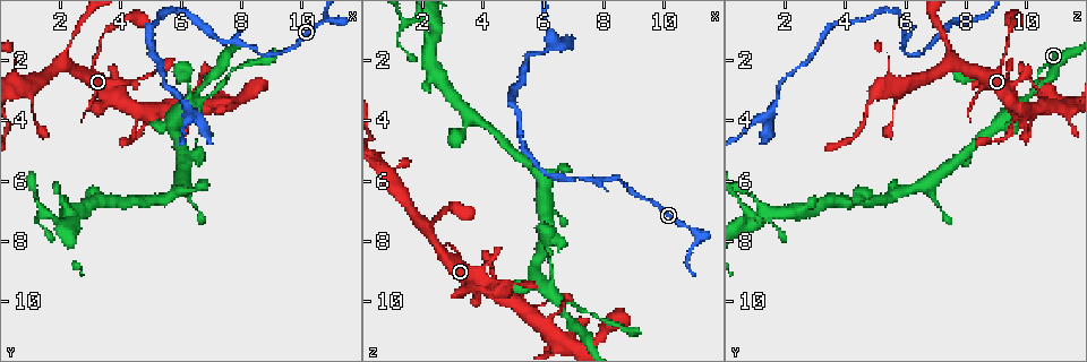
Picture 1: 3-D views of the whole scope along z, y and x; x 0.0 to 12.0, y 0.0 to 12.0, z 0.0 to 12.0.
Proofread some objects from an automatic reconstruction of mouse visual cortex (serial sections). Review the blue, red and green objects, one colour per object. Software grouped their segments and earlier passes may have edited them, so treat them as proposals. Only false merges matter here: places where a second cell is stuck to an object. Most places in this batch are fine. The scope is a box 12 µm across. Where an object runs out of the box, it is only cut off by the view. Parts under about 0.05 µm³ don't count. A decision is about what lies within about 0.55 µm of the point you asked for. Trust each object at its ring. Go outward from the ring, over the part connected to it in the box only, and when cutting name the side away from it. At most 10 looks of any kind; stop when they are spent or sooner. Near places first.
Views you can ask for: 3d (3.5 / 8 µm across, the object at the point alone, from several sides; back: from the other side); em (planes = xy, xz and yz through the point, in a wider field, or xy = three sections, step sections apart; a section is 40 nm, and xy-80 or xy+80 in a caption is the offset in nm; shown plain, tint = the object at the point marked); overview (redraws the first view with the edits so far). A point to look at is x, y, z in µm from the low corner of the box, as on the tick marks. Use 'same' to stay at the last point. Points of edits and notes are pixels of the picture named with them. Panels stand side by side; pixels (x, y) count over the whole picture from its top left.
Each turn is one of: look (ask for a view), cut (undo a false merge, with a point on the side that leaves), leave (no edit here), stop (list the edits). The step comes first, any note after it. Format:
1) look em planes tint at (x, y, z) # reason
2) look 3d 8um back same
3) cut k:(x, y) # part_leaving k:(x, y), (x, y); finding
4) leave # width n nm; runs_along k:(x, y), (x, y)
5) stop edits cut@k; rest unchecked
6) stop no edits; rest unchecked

look 3d 3.5um at (6.6, 3.3, 10.0) # two arms in line, one across

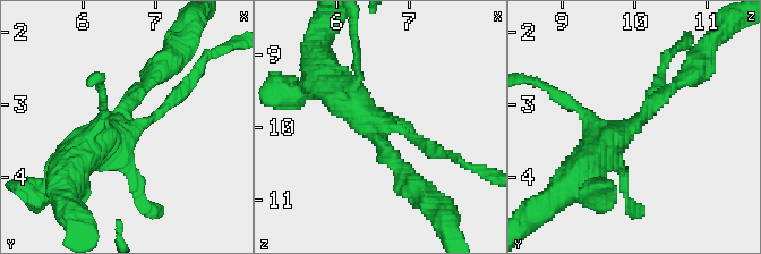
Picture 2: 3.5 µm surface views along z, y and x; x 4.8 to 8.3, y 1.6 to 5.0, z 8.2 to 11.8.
look em xy step 5 tint at (6.60, 3.30, 10.00)

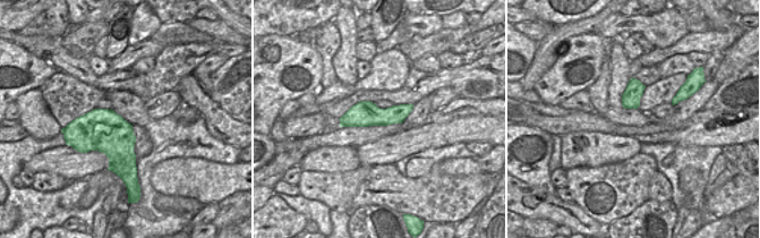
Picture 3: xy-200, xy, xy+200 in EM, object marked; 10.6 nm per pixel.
leave # runs_along 2:(186, 84), (151, 119), (102, 136), (74, 164); continuous, no second cell

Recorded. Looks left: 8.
look 3d 3.5um at (2.1, 2.2, 7.5) # a fork

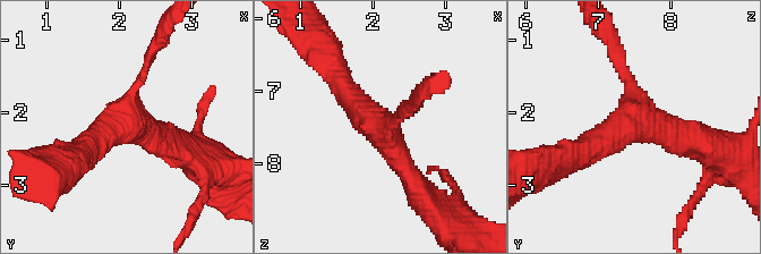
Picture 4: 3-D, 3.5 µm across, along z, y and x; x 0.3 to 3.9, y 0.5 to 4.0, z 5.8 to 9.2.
look em xy step 5 tint at (2.15, 2.20, 7.60) # arms 3; arm_widths 150, 300, 400 nm

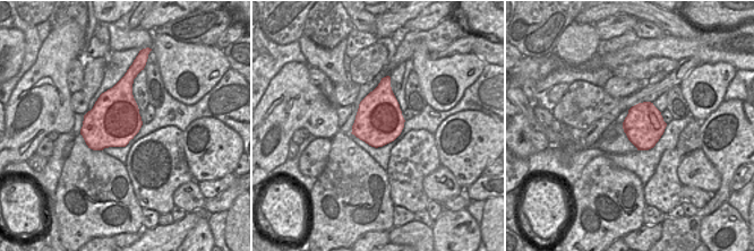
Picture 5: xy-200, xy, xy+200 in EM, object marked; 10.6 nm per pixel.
leave # all the same cell

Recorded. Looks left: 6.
look 3d 3.5um at (6.1, 6.1, 6.7) # sharp bend

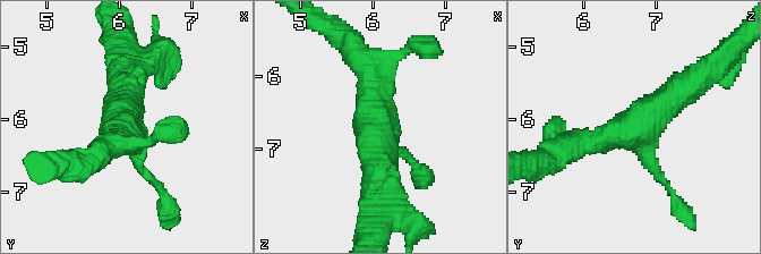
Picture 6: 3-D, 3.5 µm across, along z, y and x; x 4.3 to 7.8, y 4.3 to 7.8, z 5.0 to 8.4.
look em xy step 5 tint at (6.05, 6.10, 6.70) # need the tissue

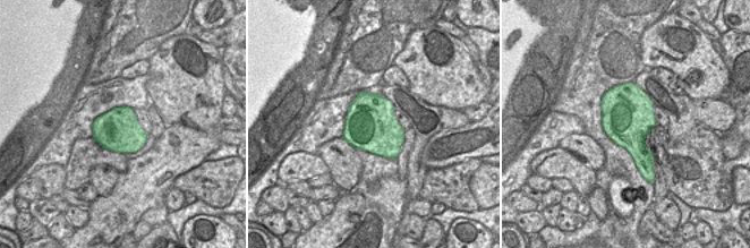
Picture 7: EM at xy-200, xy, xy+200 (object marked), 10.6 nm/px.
leave # runs_along 6:(692, 83), (634, 128), (567, 145); continuous, no second cell

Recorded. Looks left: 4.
look 3d 3.5um at (7.1, 1.3, 6.0) # thin neck

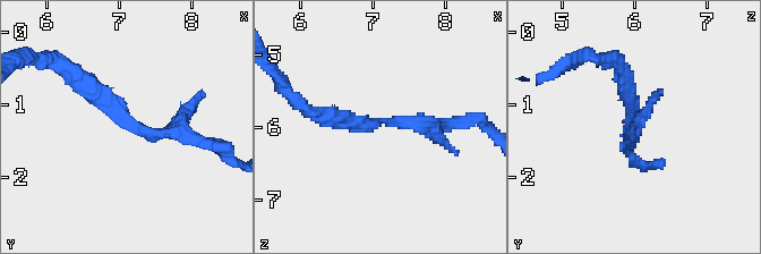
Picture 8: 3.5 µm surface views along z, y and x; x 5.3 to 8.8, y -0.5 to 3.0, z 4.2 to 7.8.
look em xy step 5 tint at (7.05, 1.25, 5.95) # arm_widths 200, 250 nm

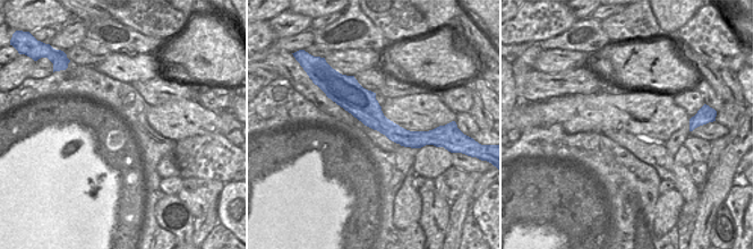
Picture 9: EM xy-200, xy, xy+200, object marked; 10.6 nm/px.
leave # runs_along 8:(198, 142), (128, 128), (69, 73); one cell here

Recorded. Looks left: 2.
stop no edits; rest unchecked

